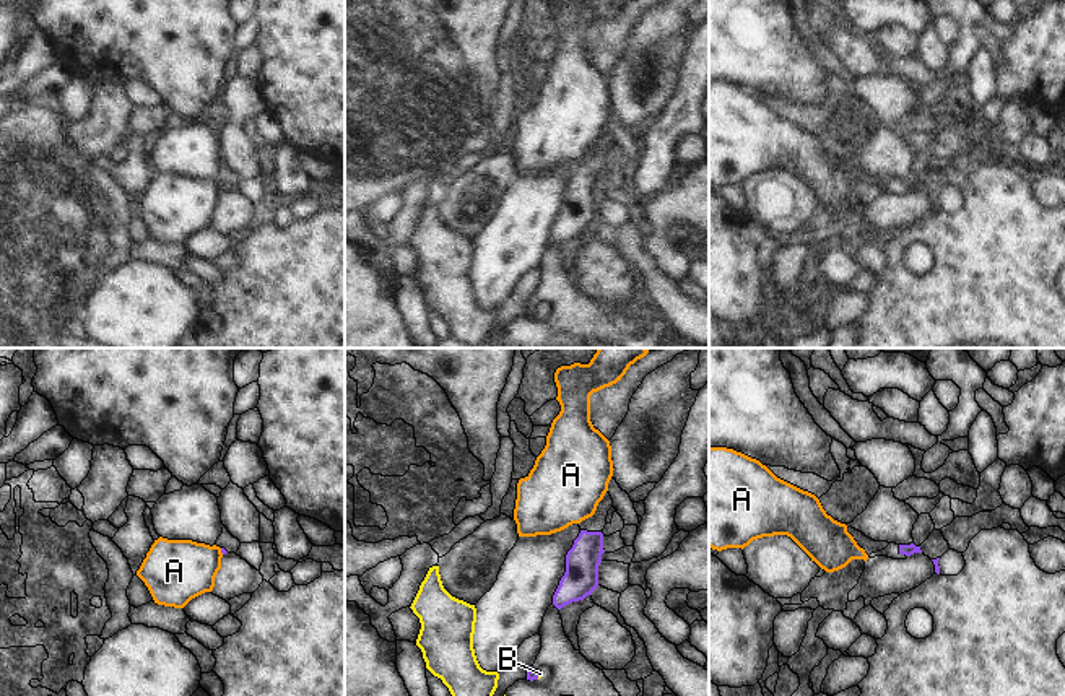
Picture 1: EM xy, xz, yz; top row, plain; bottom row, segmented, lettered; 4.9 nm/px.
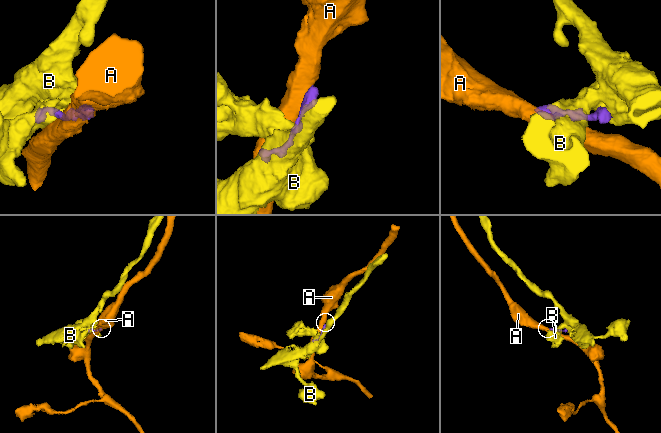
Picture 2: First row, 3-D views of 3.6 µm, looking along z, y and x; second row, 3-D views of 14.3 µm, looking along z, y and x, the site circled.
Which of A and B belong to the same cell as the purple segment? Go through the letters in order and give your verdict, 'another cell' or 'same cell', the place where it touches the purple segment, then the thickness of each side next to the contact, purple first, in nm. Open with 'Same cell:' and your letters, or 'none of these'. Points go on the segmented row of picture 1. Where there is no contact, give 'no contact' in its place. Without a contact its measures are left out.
Same cell: none of these
A: another cell; contact xy (221, 552); calibres 20 and 320 nm
B: another cell; contact xz (537, 675); calibres 60 and 20 nm

